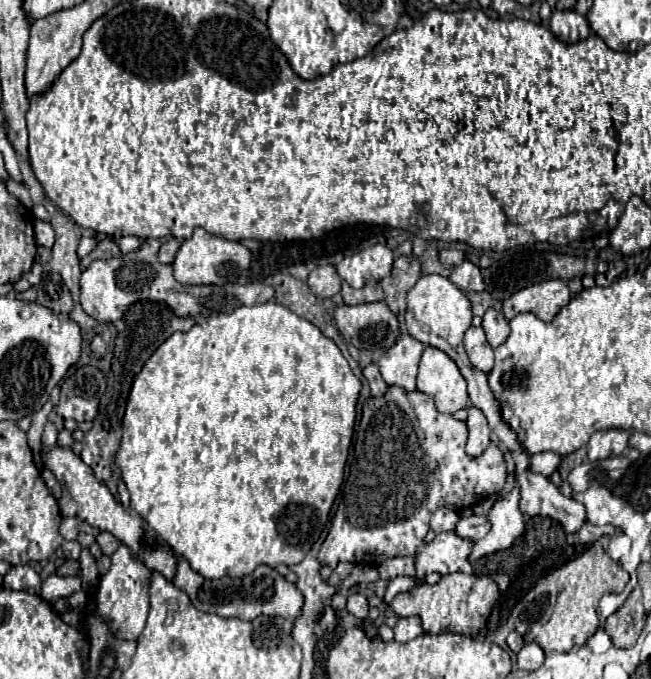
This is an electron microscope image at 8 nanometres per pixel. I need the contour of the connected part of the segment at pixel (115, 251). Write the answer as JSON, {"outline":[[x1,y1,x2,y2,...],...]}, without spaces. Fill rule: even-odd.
{"outline":[[103,239,103,241,97,243,97,247,85,259,81,259,81,267,87,269,91,265,91,261,95,261,95,259,111,259,111,257,117,257,119,253,121,253,119,247,111,239]]}

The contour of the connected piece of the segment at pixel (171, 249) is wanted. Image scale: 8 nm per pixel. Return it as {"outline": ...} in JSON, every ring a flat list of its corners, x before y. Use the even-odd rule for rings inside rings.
{"outline":[[175,237,167,239,167,241,161,245,161,249,159,249,159,261,161,261,161,263,173,263,175,253,177,253,179,247,181,247,181,241,179,241,179,239,175,239]]}

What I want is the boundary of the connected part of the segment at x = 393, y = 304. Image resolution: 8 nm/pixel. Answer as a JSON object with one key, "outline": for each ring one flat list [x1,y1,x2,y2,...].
{"outline":[[399,255,393,263,391,275,381,281,381,287,385,291,385,303,395,313,405,311,405,297,409,289,419,281,421,277,421,261,415,255]]}

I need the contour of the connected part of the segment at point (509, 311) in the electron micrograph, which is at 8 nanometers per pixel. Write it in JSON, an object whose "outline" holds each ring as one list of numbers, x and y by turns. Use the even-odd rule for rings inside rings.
{"outline":[[549,279,517,291,513,297,503,301,503,315,513,319,519,313,533,313,541,321,551,321,561,307,571,299,567,285,559,279]]}

